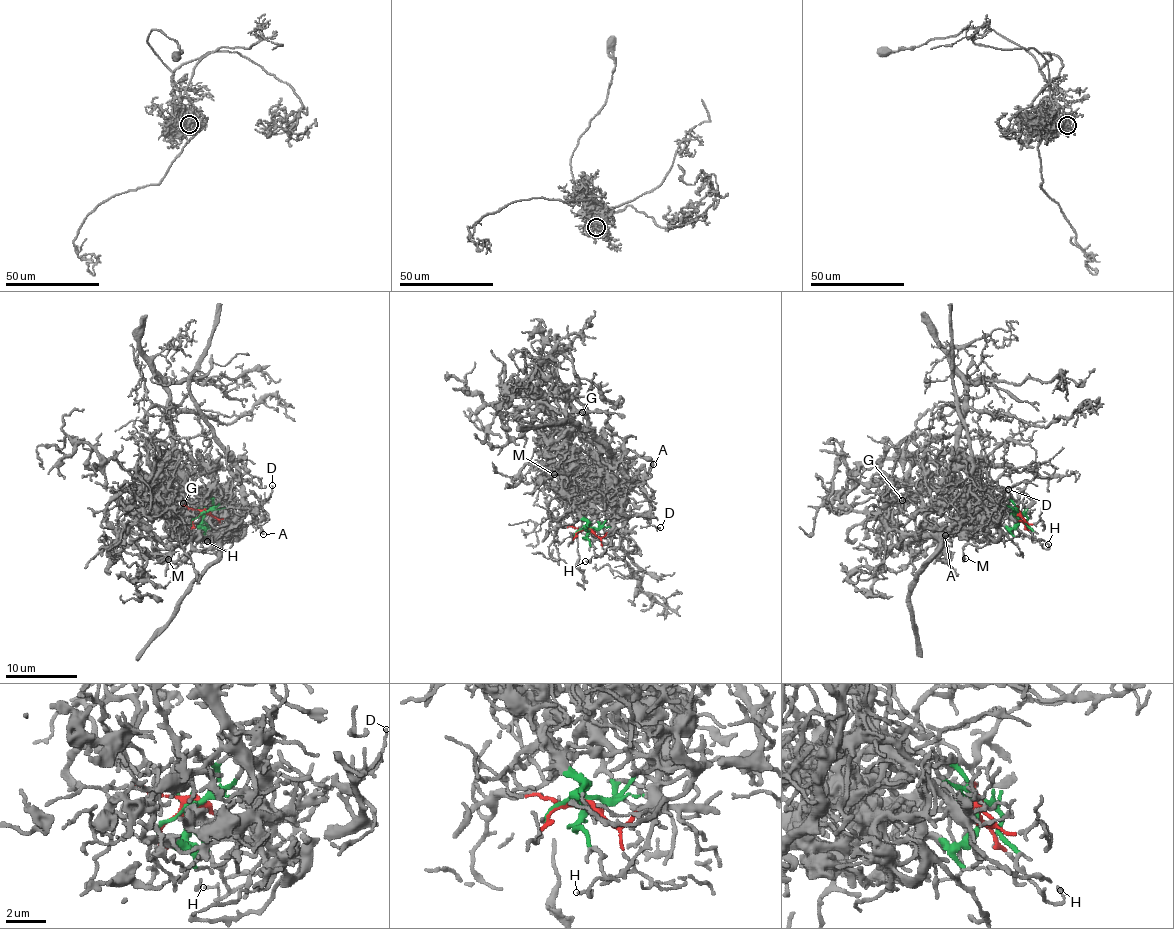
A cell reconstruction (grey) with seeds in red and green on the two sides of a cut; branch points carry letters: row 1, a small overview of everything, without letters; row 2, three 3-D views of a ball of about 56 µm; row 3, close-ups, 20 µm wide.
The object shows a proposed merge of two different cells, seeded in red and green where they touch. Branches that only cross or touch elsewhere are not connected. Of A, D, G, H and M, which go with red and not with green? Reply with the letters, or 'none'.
D

